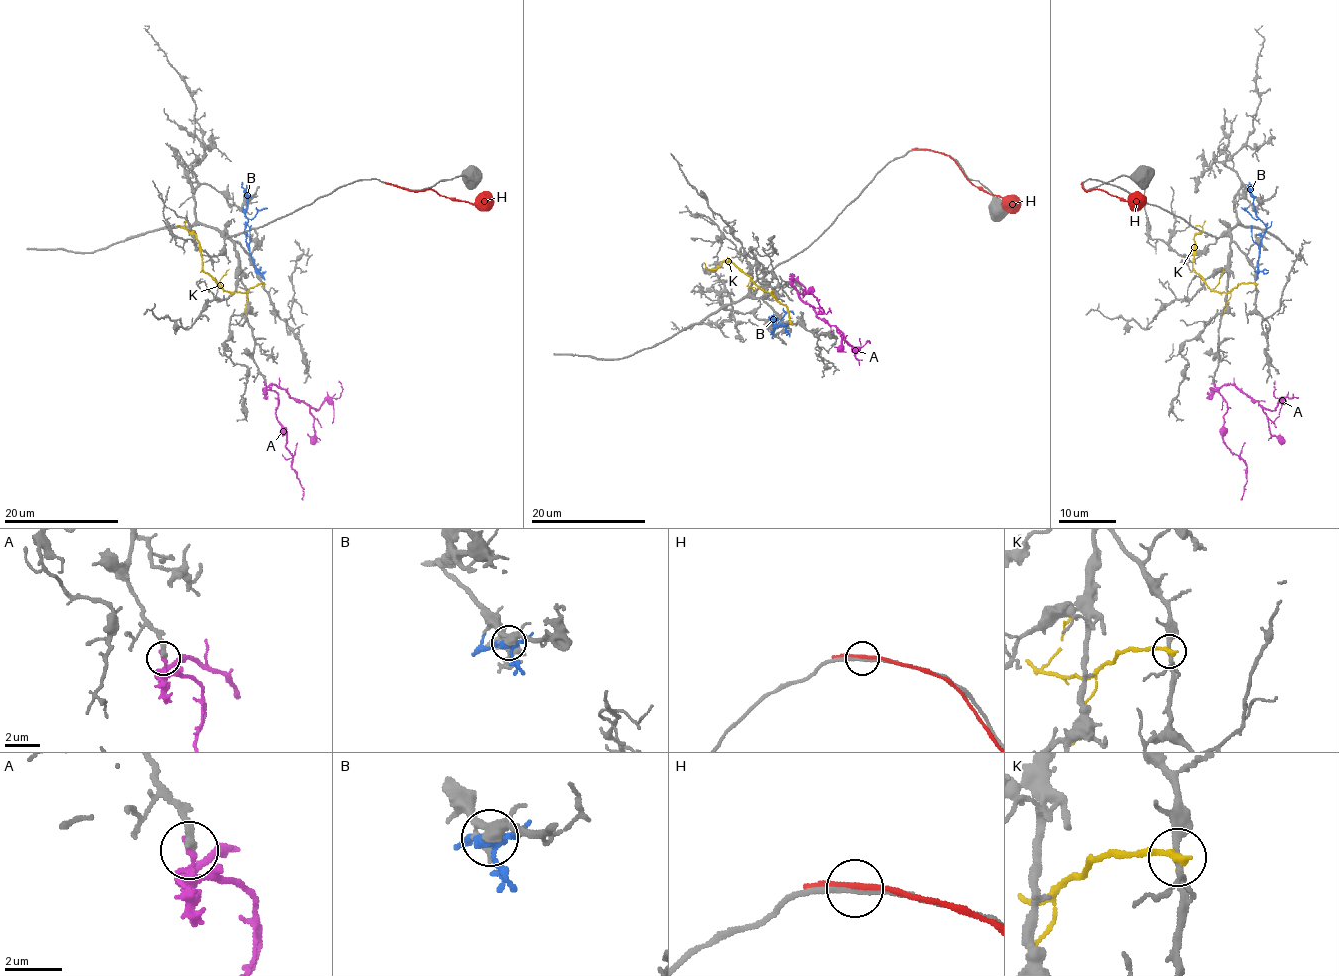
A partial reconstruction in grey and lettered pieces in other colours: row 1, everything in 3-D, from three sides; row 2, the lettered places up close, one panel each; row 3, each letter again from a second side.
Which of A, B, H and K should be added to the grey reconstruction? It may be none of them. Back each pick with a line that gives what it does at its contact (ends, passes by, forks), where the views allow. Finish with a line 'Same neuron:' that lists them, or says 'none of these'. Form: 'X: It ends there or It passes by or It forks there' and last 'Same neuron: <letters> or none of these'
Same neuron: none of these

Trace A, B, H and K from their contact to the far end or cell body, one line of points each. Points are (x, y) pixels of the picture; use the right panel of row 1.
A: (1215, 384), (1213, 389), (1226, 403), (1227, 412), (1222, 439), (1246, 466), (1240, 499)
B: (1258, 273), (1259, 245), (1266, 225), (1256, 215), (1249, 182)
H: (1082, 185), (1085, 191), (1103, 189), (1130, 204), (1140, 195), (1143, 196)
K: (1255, 284), (1240, 283), (1227, 293), (1213, 291), (1193, 268), (1194, 237), (1202, 228), (1194, 225)

